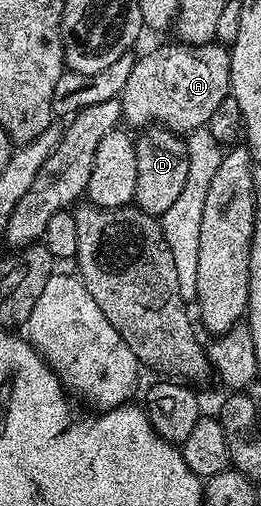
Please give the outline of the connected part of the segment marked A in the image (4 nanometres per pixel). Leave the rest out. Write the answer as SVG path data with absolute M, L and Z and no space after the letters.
M215 40L201 46L175 45L160 46L149 54L141 53L134 68L130 68L130 77L119 96L120 113L129 127L159 124L187 136L193 130L207 127L218 104L229 97L232 73L227 45Z

